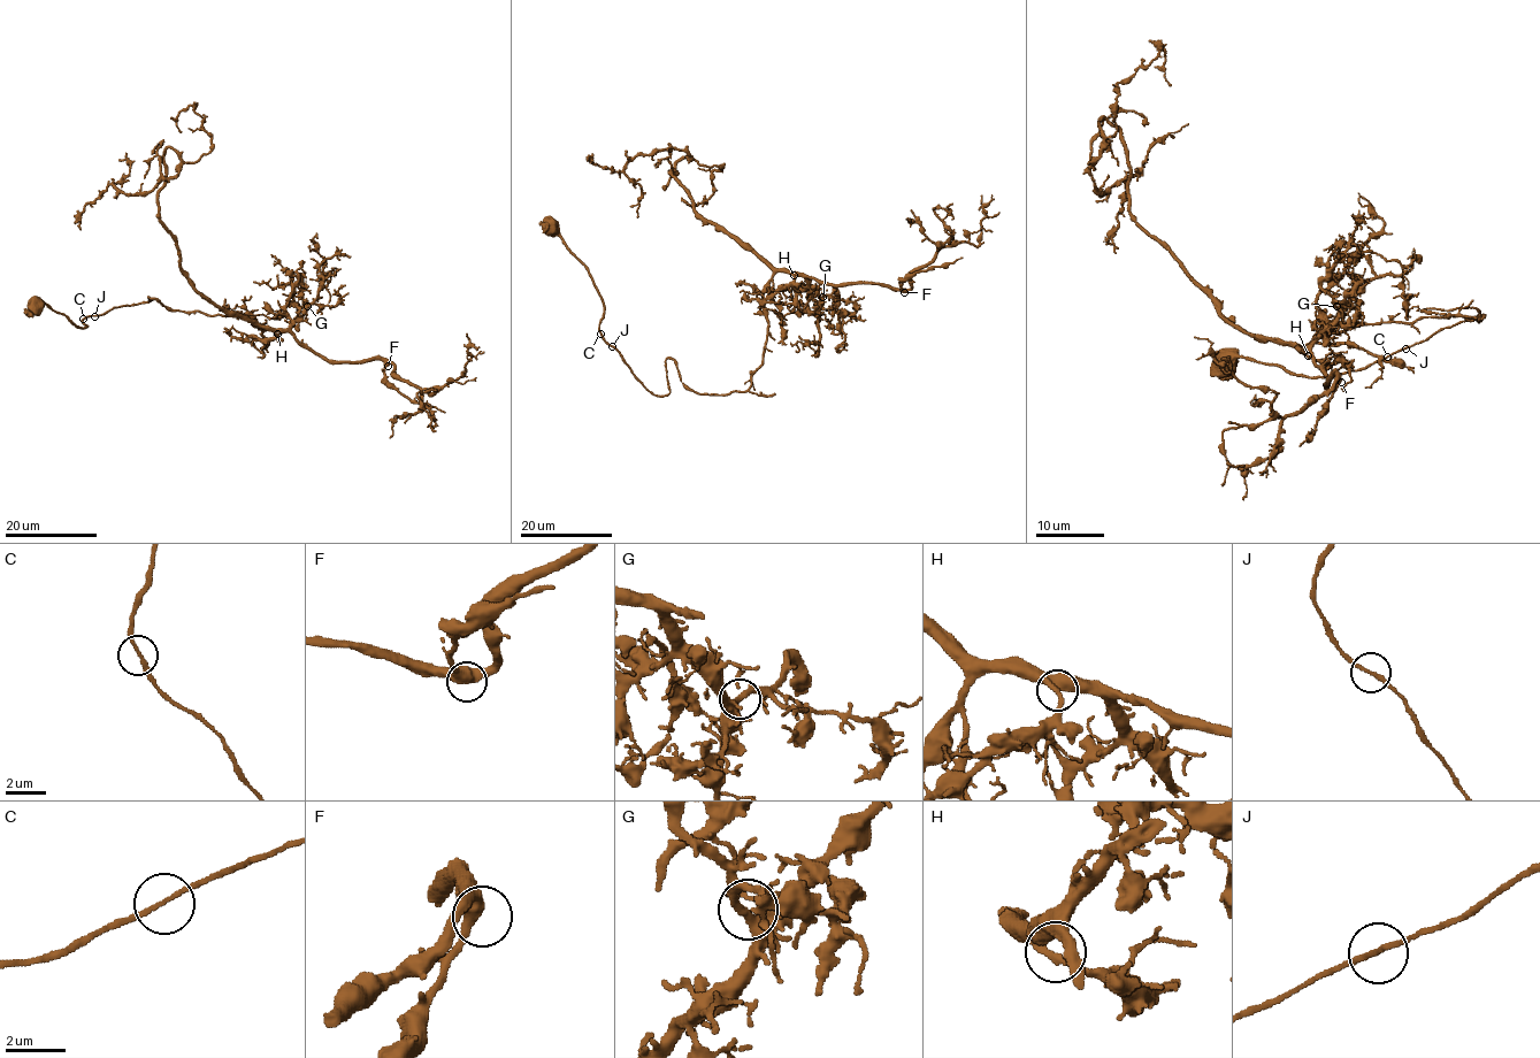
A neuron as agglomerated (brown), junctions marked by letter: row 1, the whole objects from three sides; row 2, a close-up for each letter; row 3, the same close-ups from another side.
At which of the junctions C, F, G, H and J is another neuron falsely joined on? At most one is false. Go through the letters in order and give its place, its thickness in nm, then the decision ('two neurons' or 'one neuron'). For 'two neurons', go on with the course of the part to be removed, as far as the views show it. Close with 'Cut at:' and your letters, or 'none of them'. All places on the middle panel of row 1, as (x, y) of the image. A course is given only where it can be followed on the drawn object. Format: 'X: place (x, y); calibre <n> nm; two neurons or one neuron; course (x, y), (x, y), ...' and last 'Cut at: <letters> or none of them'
C: place (600, 334); calibre 150 nm; one neuron
F: place (904, 292); calibre 500 nm; one neuron
G: place (822, 297); calibre 360 nm; one neuron
H: place (794, 275); calibre 240 nm; one neuron
J: place (612, 346); calibre 160 nm; one neuron
Cut at: none of them

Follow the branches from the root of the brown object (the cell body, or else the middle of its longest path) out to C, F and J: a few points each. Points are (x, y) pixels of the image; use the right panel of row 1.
C: (1221, 360), (1248, 358), (1308, 376), (1363, 369), (1387, 357)
F: (1221, 360), (1340, 375), (1480, 312), (1425, 308), (1480, 321), (1350, 324), (1301, 347), (1325, 385), (1341, 382)
J: (1221, 360), (1248, 358), (1276, 363), (1305, 376), (1340, 375), (1363, 369), (1406, 347)

